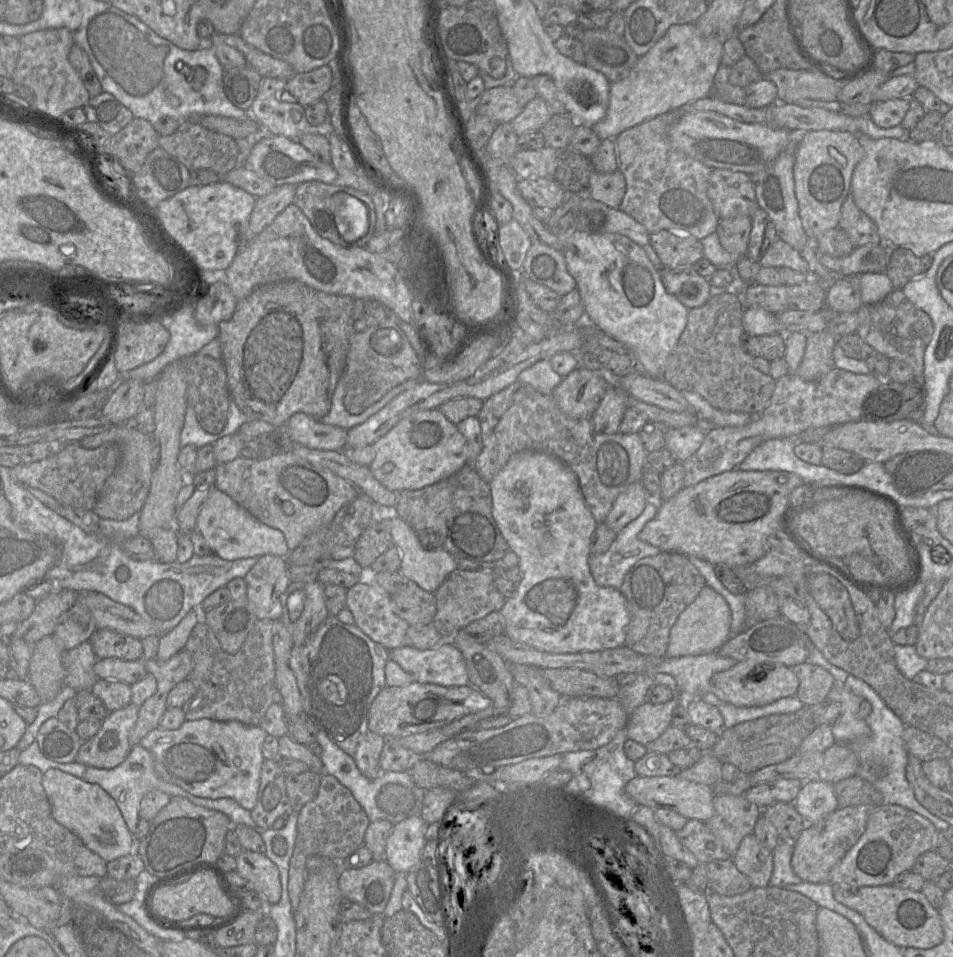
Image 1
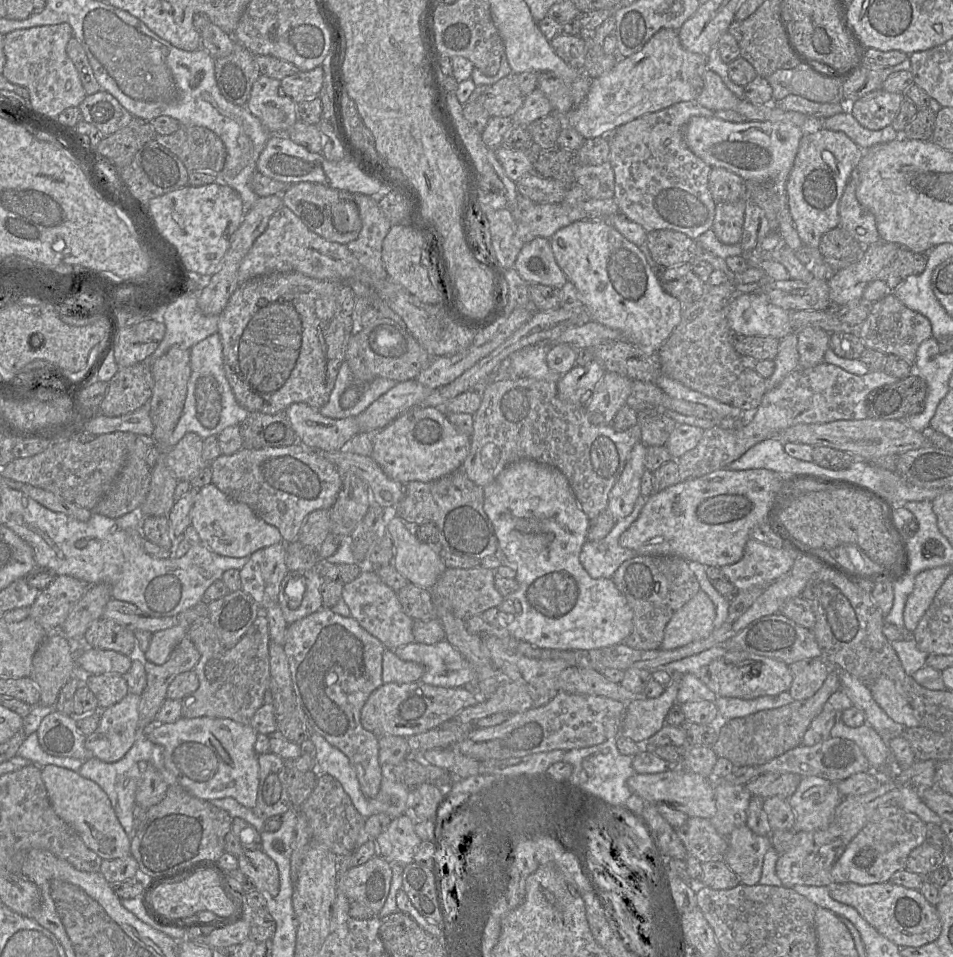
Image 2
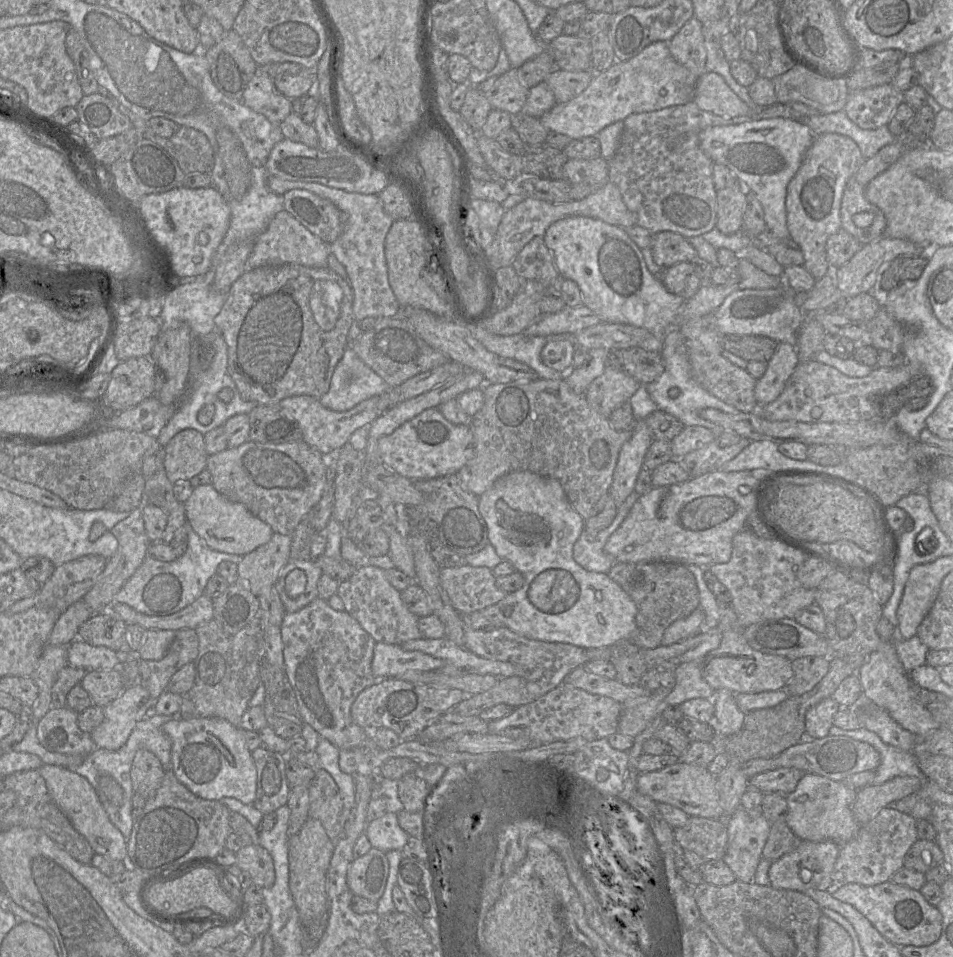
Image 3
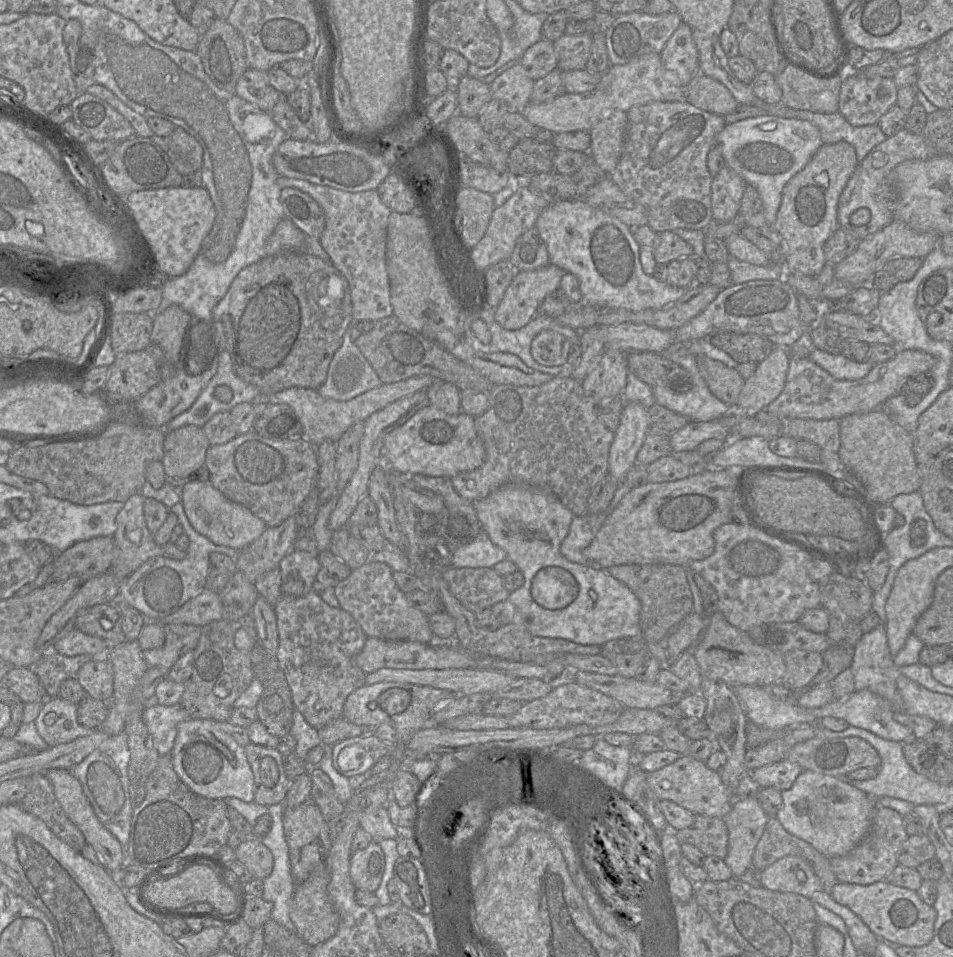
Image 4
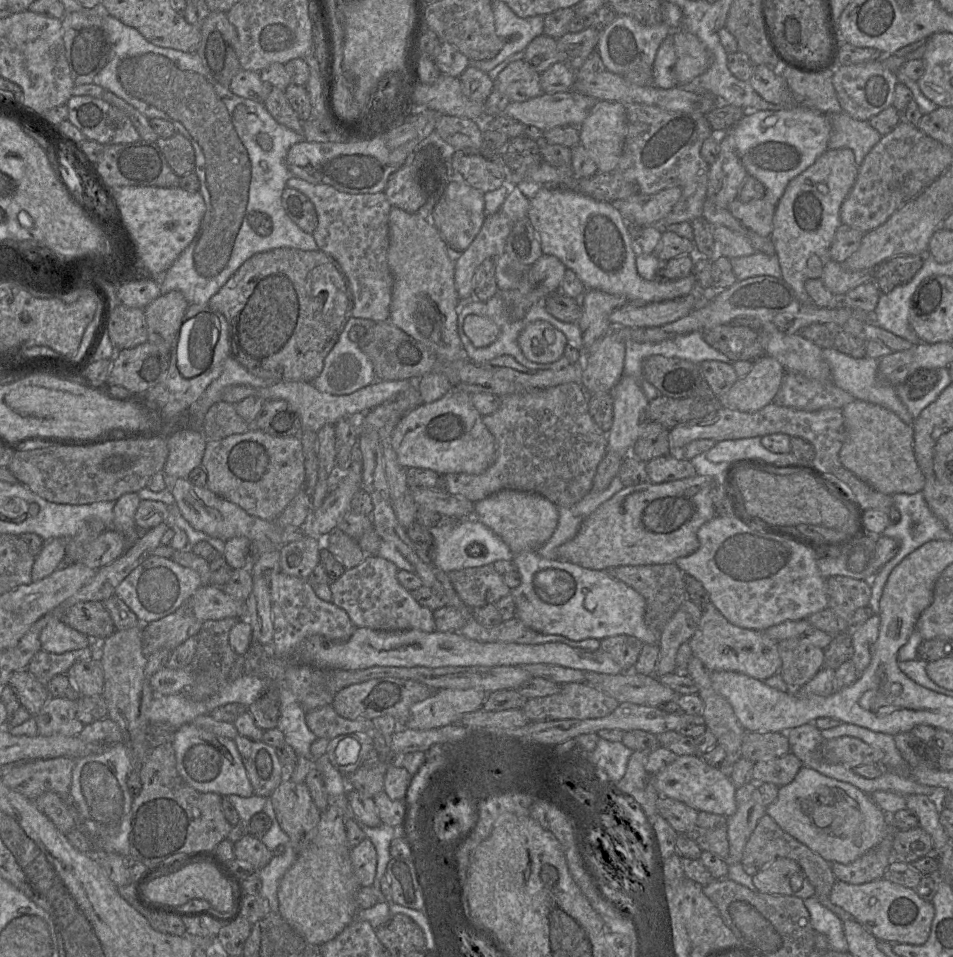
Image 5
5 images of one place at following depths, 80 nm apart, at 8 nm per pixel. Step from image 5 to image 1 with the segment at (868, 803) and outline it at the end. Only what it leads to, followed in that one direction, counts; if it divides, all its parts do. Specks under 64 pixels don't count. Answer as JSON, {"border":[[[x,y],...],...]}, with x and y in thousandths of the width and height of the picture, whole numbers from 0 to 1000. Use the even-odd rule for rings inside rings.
{"border":[[[845,816],[833,842],[847,861],[855,861],[879,844],[875,819],[866,816]]]}

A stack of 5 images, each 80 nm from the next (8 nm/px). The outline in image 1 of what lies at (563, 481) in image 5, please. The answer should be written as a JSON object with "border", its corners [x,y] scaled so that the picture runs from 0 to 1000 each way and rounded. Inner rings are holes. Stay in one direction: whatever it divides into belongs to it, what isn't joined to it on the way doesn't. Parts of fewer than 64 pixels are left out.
{"border":[[[545,397],[508,418],[501,437],[505,445],[507,468],[496,483],[496,490],[510,504],[517,501],[539,473],[559,470],[577,474],[603,493],[617,532],[626,546],[633,546],[648,517],[665,504],[674,502],[679,472],[671,452],[625,452],[619,438],[602,438],[594,435],[584,424],[579,412],[569,412]]]}

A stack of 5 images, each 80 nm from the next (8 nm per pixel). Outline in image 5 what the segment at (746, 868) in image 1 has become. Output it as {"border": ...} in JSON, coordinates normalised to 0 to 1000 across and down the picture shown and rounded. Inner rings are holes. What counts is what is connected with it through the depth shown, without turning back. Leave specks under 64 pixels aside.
{"border":[[[788,817],[772,825],[772,847],[763,854],[765,902],[778,902],[780,889],[796,857],[804,851],[795,819]]]}

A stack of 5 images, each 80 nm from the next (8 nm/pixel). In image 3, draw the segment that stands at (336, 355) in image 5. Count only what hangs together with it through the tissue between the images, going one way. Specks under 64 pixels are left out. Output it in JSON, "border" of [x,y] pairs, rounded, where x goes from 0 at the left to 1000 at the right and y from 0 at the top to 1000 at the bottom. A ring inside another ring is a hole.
{"border":[[[366,361],[348,392],[344,410],[336,416],[336,420],[341,426],[360,431],[409,405]]]}

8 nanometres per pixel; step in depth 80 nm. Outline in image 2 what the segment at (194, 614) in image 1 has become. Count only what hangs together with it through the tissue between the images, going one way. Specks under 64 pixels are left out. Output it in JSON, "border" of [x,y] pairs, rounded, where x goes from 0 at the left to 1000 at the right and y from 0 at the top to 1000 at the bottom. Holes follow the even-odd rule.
{"border":[[[189,652],[180,656],[159,662],[155,679],[150,688],[163,695],[171,695],[178,687],[183,677],[196,664],[198,653]]]}

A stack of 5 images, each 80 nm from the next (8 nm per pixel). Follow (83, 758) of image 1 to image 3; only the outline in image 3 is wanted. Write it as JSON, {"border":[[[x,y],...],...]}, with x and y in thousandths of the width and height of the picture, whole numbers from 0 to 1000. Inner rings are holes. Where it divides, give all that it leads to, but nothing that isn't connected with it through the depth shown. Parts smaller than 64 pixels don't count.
{"border":[[[143,713],[110,738],[107,755],[94,767],[100,782],[123,785],[134,773],[144,754],[161,743],[163,734],[155,721]]]}

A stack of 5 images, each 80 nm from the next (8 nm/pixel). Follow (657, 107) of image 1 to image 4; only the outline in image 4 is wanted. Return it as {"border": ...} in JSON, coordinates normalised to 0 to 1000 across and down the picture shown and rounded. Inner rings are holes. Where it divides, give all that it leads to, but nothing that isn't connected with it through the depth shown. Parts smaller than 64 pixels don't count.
{"border":[[[680,55],[654,68],[640,68],[632,77],[629,88],[619,96],[591,97],[570,108],[555,107],[547,119],[559,131],[580,139],[616,137],[643,116],[658,117],[662,112],[686,106],[707,107],[719,104],[719,91],[711,78],[698,71],[694,57]]]}

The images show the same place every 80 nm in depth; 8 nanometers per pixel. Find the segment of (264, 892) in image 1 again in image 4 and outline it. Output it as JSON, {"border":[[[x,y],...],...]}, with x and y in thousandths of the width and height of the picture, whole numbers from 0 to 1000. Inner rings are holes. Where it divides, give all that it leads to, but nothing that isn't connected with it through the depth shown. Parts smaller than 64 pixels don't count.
{"border":[[[260,876],[247,888],[248,899],[252,901],[267,917],[277,920],[286,908],[284,889],[273,880],[273,877]]]}

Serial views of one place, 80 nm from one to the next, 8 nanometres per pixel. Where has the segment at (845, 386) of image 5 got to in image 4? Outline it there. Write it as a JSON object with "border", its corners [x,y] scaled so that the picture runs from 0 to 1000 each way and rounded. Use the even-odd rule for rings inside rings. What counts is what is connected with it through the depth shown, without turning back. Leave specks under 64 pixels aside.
{"border":[[[852,365],[849,375],[874,395],[886,398],[897,398],[910,393],[918,381],[915,377],[901,379],[884,370],[872,370],[860,365]]]}

